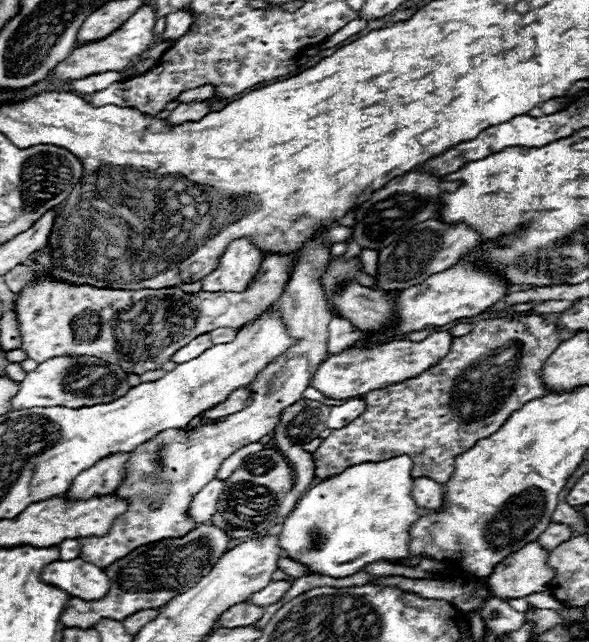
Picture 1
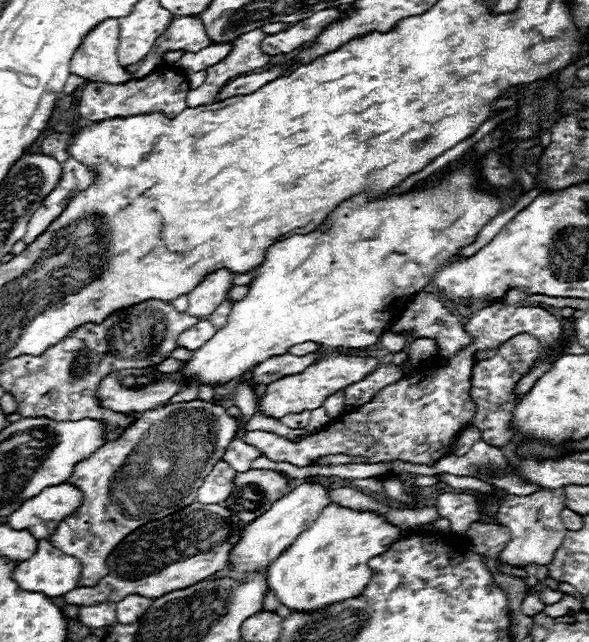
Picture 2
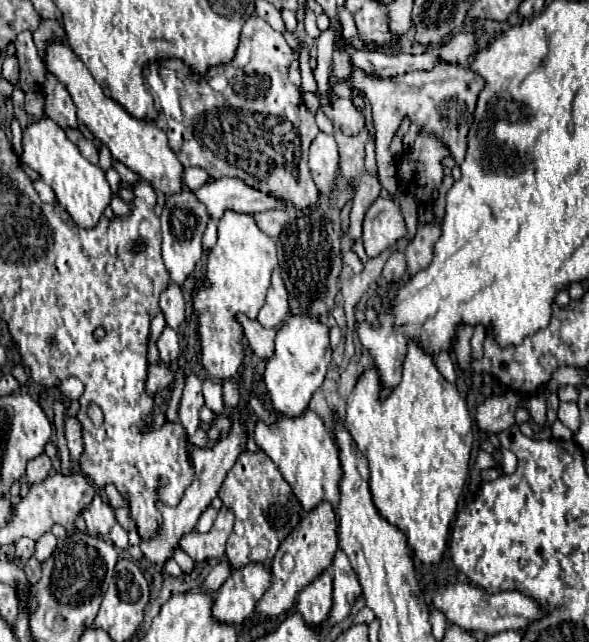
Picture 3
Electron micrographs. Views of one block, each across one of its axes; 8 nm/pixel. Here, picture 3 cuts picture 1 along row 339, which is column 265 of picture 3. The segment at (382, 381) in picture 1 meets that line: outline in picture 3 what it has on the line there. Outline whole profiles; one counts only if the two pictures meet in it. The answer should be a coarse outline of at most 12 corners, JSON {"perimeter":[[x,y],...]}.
{"perimeter":[[314,410],[260,420],[254,440],[304,512],[334,510],[344,476]]}

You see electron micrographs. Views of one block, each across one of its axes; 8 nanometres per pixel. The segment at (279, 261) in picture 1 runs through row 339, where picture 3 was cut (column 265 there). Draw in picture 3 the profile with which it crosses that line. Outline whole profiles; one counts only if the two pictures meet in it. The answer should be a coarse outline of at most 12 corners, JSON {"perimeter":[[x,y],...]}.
{"perimeter":[[260,16],[226,88],[184,76],[154,124],[184,168],[296,210],[318,190],[320,130]]}

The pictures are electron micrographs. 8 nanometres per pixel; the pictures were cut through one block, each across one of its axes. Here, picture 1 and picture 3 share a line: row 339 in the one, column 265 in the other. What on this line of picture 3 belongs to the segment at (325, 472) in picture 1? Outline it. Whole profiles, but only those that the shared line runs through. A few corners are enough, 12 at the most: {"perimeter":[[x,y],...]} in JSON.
{"perimeter":[[242,452],[218,496],[232,568],[272,560],[302,518],[264,452]]}

